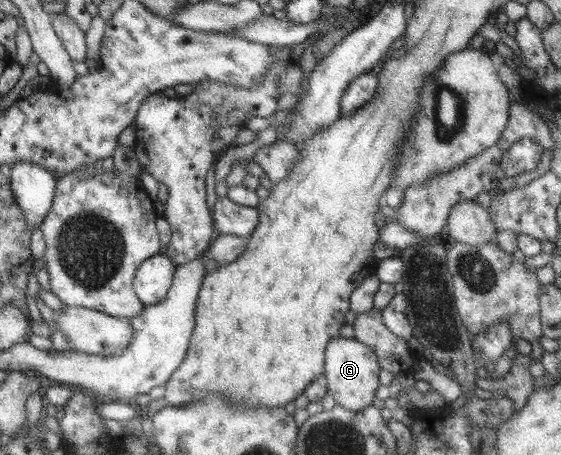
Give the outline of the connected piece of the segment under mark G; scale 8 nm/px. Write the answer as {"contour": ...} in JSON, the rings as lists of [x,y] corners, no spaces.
{"contour":[[[338,336],[328,340],[324,353],[324,372],[327,389],[332,393],[335,405],[342,406],[344,409],[362,409],[372,404],[376,387],[378,387],[378,372],[376,355],[371,349],[361,341],[352,338]]]}

